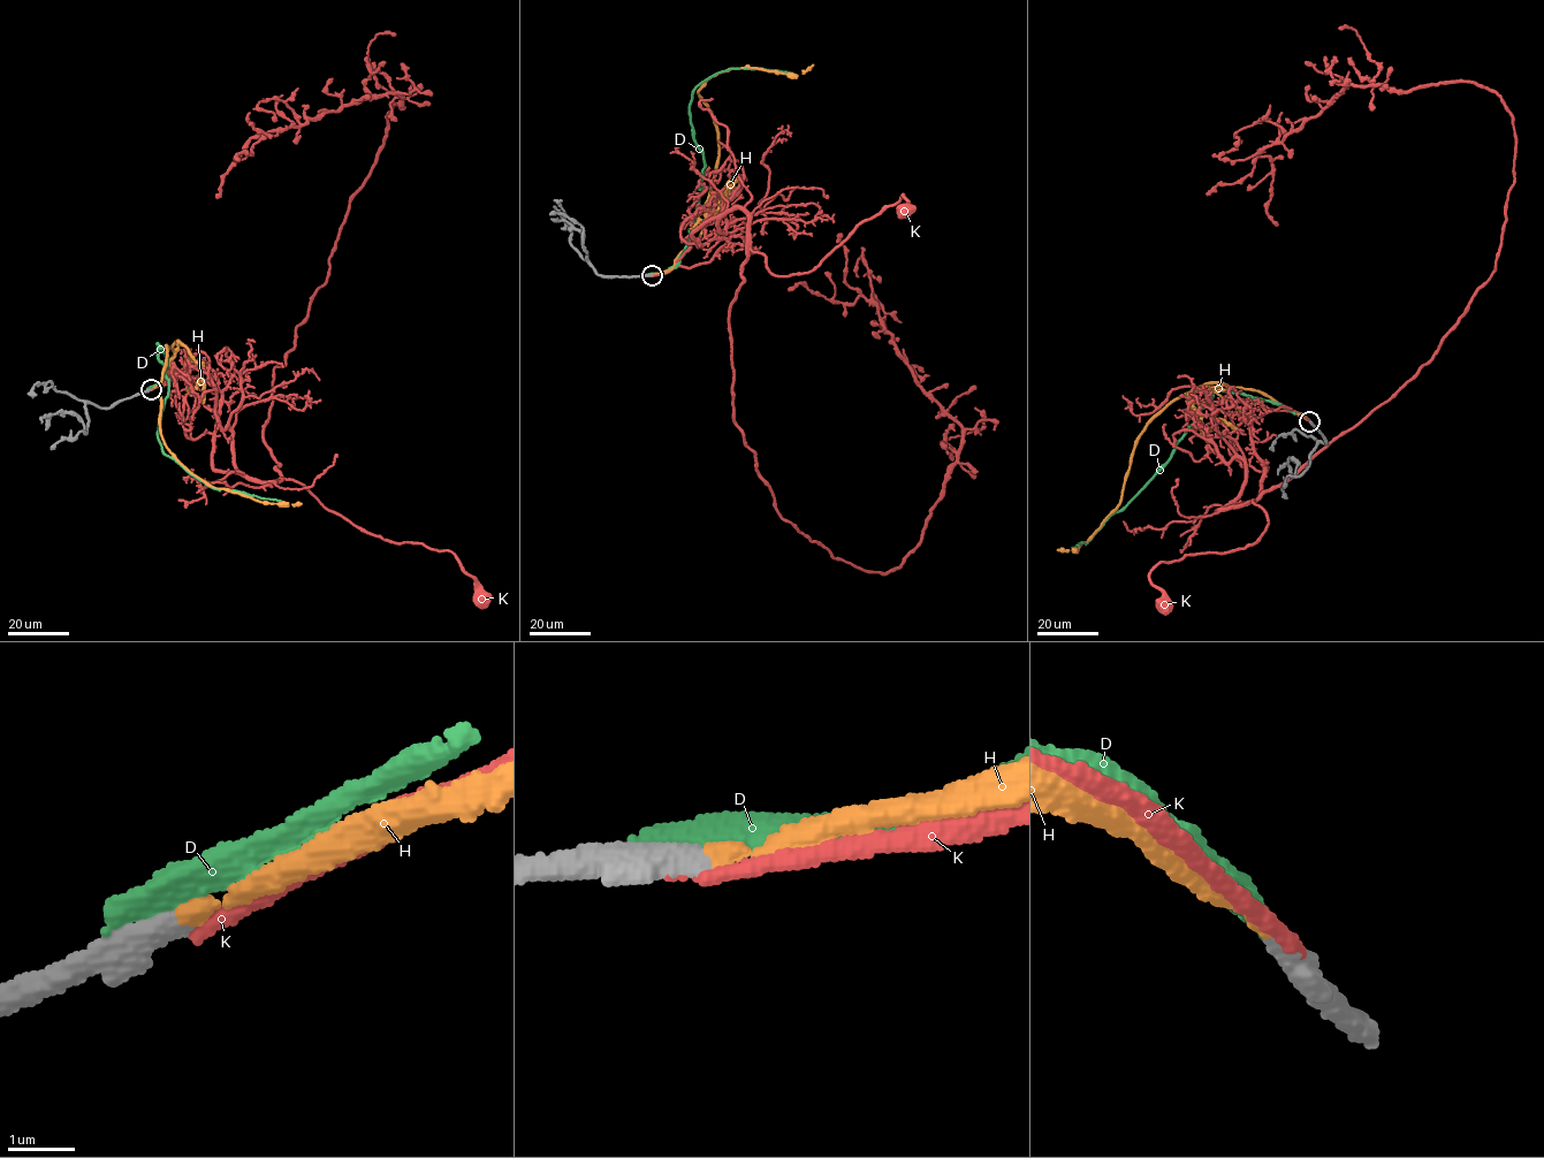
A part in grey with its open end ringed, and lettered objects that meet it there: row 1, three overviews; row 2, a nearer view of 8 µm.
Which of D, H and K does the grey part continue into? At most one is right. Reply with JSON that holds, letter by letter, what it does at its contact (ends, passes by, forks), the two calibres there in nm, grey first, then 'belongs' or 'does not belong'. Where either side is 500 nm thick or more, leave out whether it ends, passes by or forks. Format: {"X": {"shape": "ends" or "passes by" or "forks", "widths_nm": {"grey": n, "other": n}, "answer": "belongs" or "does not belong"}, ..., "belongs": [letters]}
{"D": {"widths_nm": {"grey": 600, "other": 480}, "answer": "does not belong"}, "H": {"shape": "ends", "widths_nm": {"grey": 400, "other": 240}, "answer": "belongs"}, "K": {"widths_nm": {"grey": 550, "other": 180}, "answer": "does not belong"}, "belongs": ["H"]}

